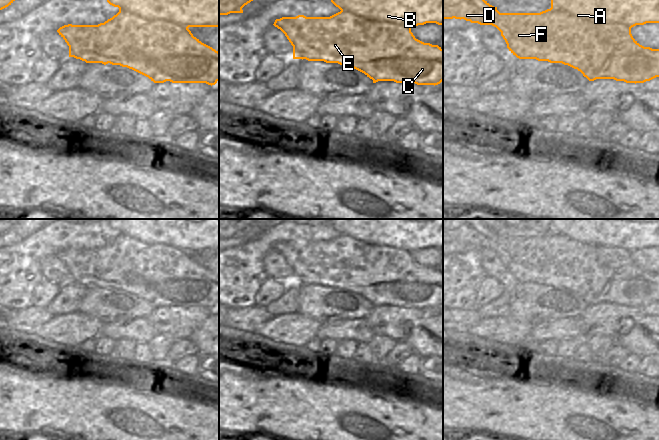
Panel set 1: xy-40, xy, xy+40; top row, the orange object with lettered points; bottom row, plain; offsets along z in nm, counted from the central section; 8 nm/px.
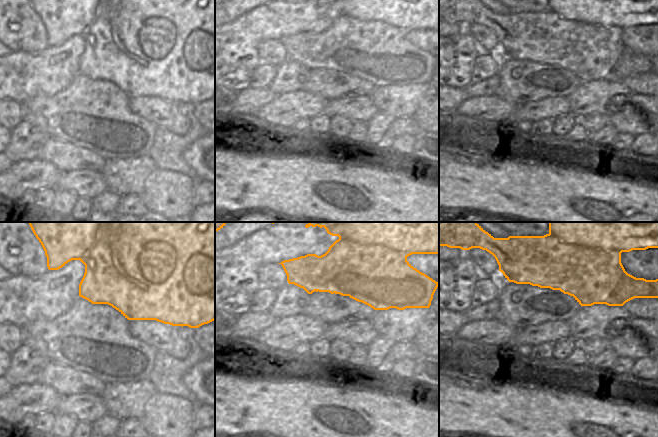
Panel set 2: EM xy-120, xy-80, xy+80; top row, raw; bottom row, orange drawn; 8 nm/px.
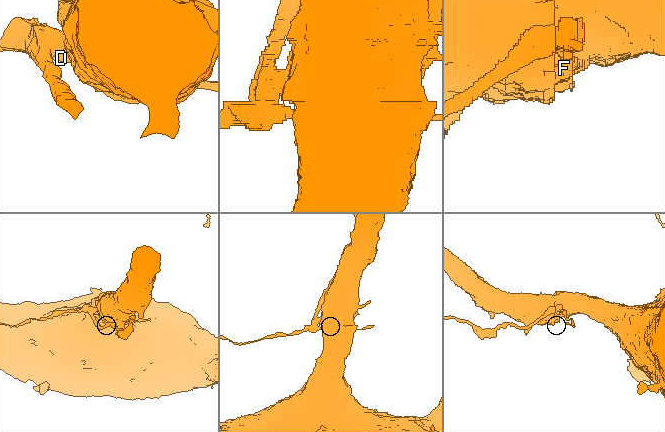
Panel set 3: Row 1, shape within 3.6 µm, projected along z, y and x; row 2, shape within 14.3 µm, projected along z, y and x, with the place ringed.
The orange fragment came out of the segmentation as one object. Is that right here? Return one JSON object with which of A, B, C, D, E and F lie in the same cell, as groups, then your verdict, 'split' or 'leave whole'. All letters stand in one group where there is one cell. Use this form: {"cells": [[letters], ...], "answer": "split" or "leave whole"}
{"cells": [["A", "B", "C"], ["D", "E", "F"]], "answer": "split"}

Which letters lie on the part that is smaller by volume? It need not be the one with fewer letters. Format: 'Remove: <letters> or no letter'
Remove: D, E, F

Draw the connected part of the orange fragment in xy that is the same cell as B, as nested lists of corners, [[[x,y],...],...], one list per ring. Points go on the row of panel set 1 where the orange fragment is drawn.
[[[331,0],[341,11],[364,17],[370,23],[379,23],[375,29],[380,35],[368,35],[370,65],[362,63],[353,68],[373,80],[438,85],[443,81],[443,49],[415,38],[412,27],[426,23],[443,26],[443,0]]]

